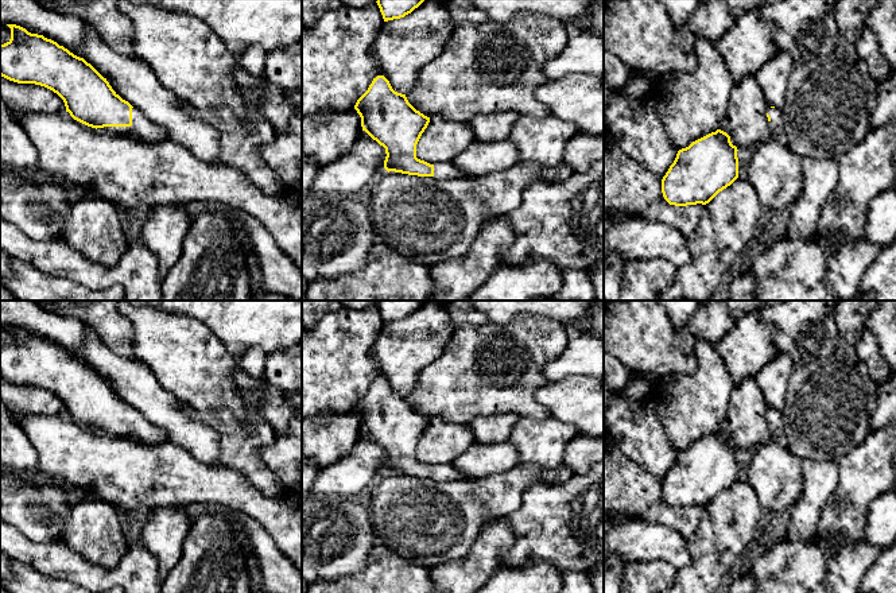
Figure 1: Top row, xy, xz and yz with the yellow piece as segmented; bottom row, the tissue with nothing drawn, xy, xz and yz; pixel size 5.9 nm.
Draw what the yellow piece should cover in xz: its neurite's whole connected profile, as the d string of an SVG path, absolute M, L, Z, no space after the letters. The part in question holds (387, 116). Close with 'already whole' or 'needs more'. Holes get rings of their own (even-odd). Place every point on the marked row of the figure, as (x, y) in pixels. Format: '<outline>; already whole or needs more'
M384 75L373 78L354 109L361 117L362 131L385 148L384 168L388 173L435 179L470 178L451 163L430 164L416 158L416 144L430 117L416 111L406 94L395 92Z; needs more

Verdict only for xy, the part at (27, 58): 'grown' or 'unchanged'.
grown

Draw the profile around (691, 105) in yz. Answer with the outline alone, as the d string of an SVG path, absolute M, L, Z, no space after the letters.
M698 39L694 46L698 65L691 73L672 73L659 77L653 93L656 113L662 119L667 136L676 150L715 132L726 119L734 88L733 74L714 42Z

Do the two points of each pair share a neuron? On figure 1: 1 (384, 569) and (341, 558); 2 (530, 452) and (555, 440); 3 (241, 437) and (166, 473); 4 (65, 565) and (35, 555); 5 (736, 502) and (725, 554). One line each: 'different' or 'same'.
1: different
2: same
3: different
4: same
5: same

